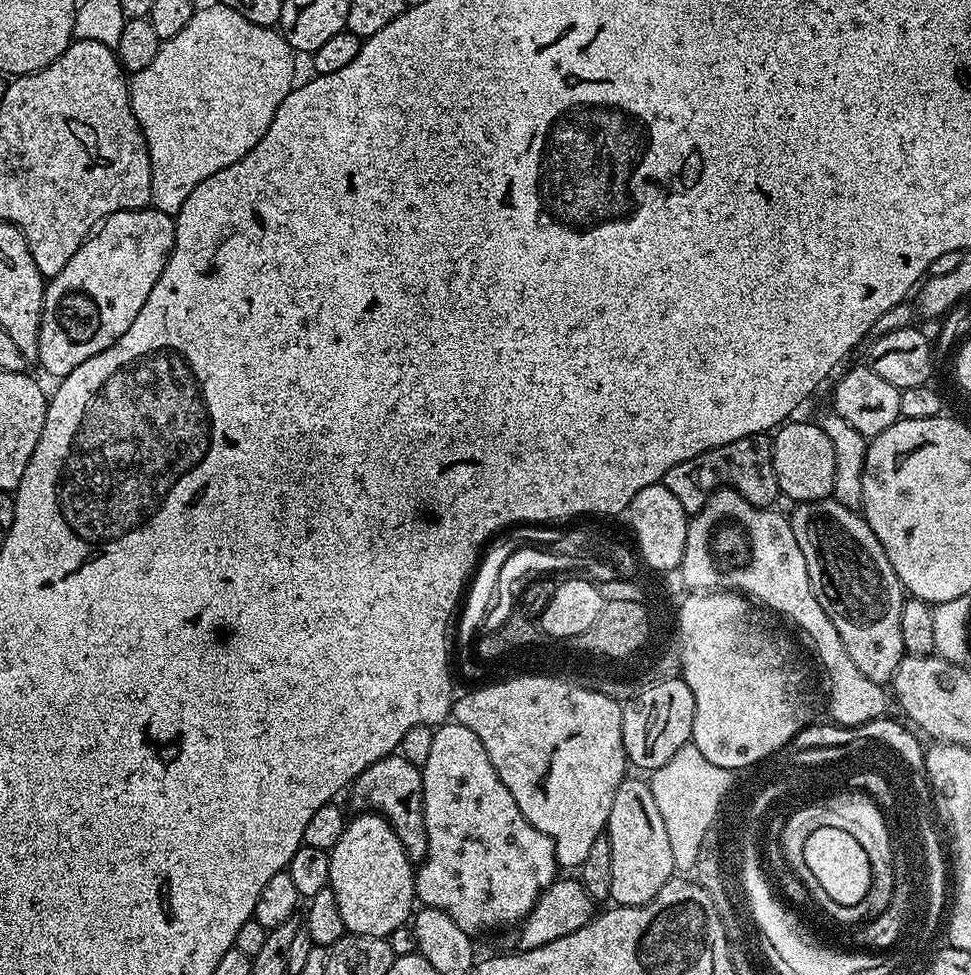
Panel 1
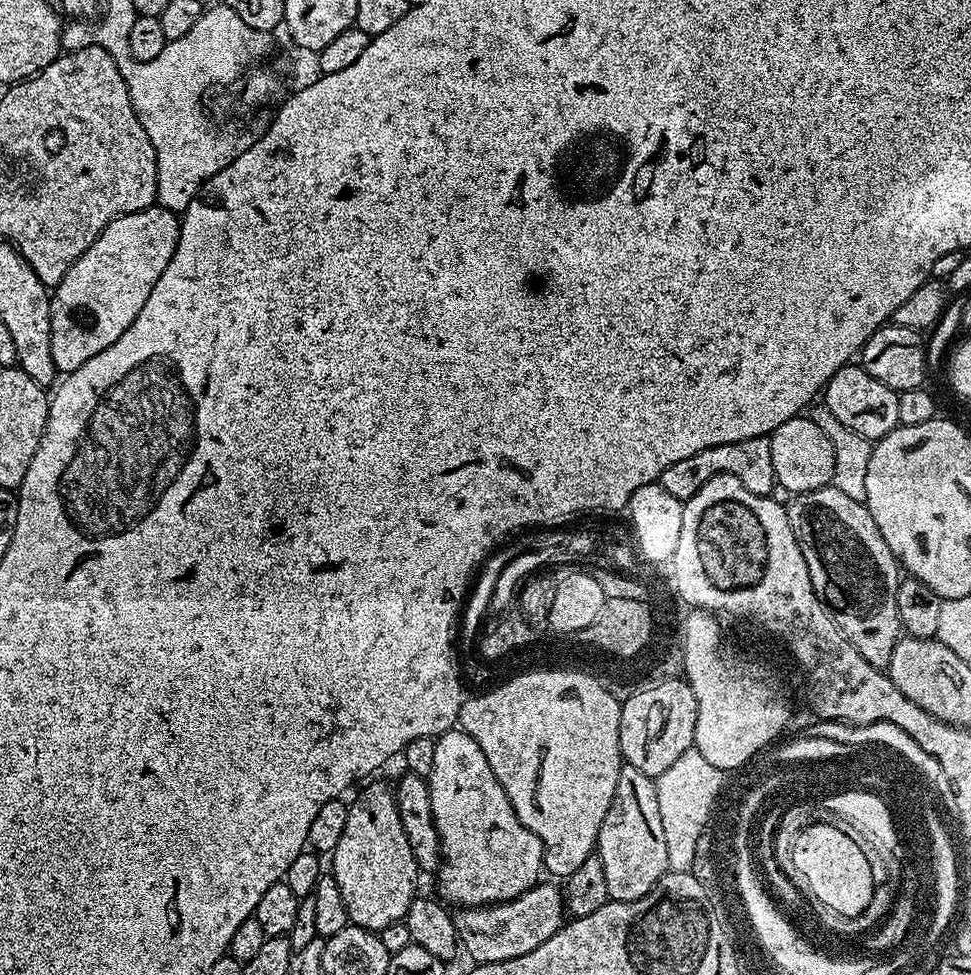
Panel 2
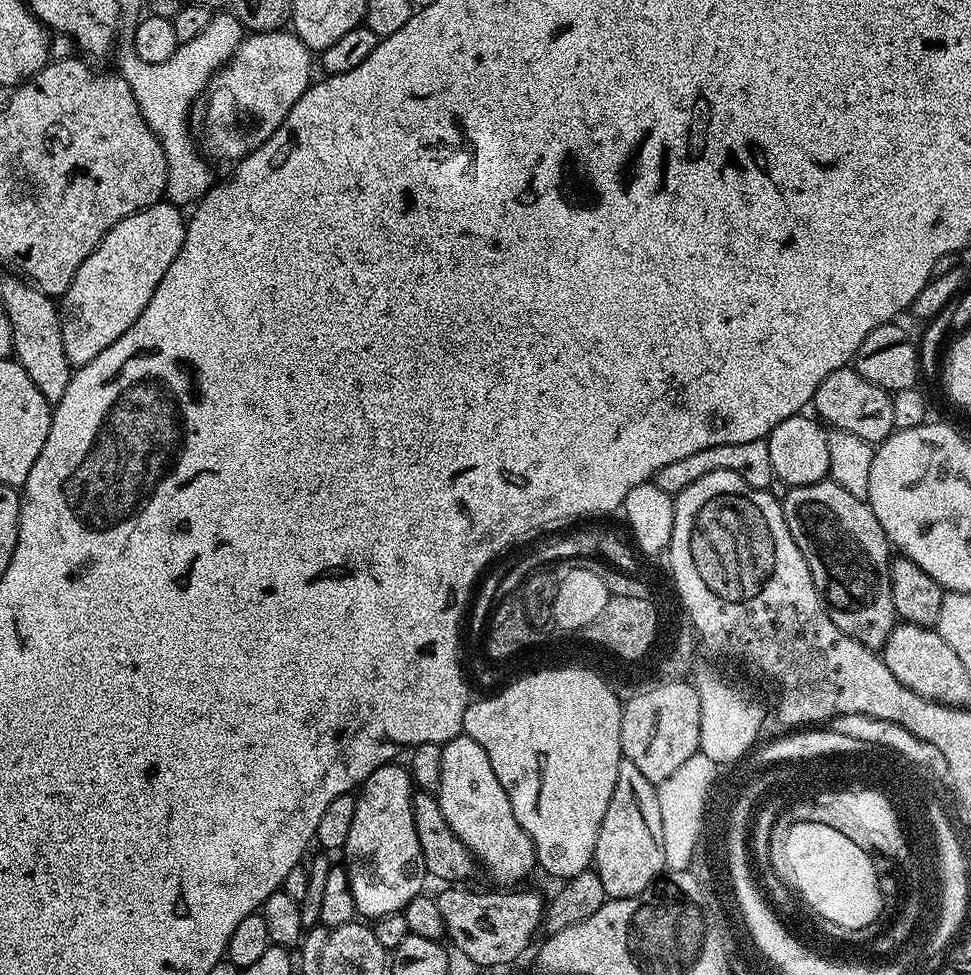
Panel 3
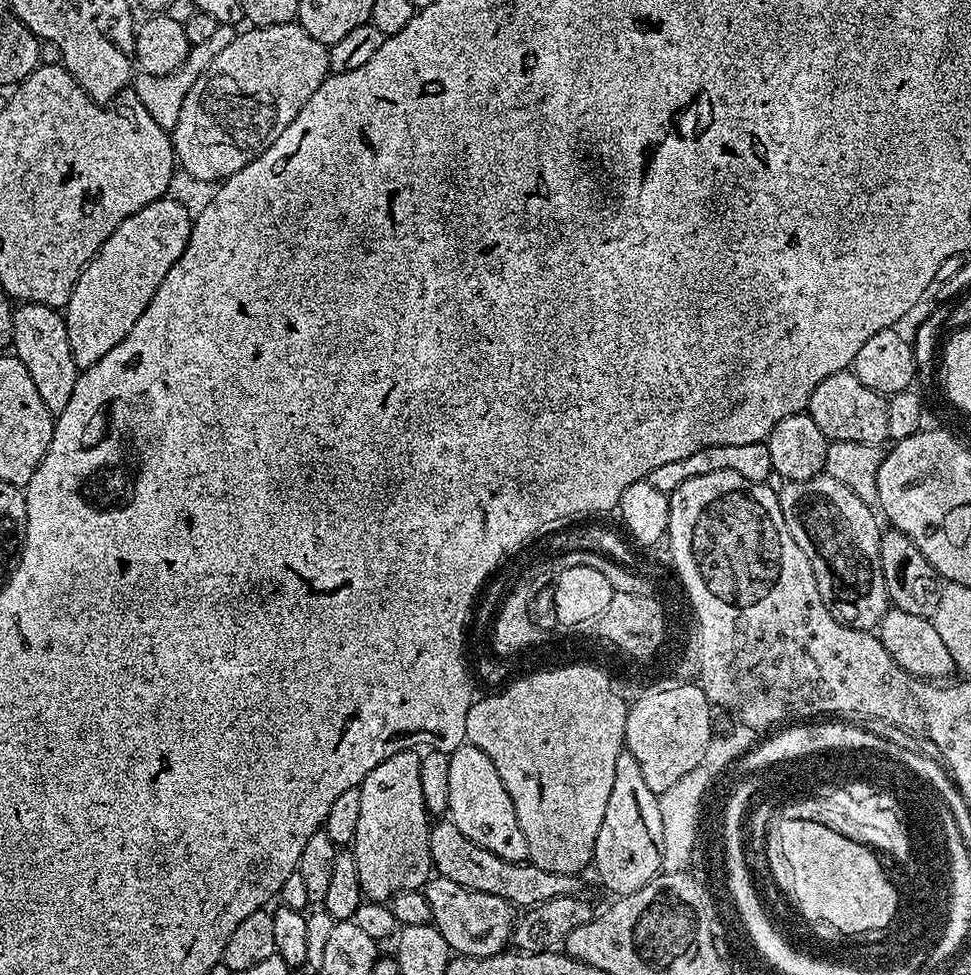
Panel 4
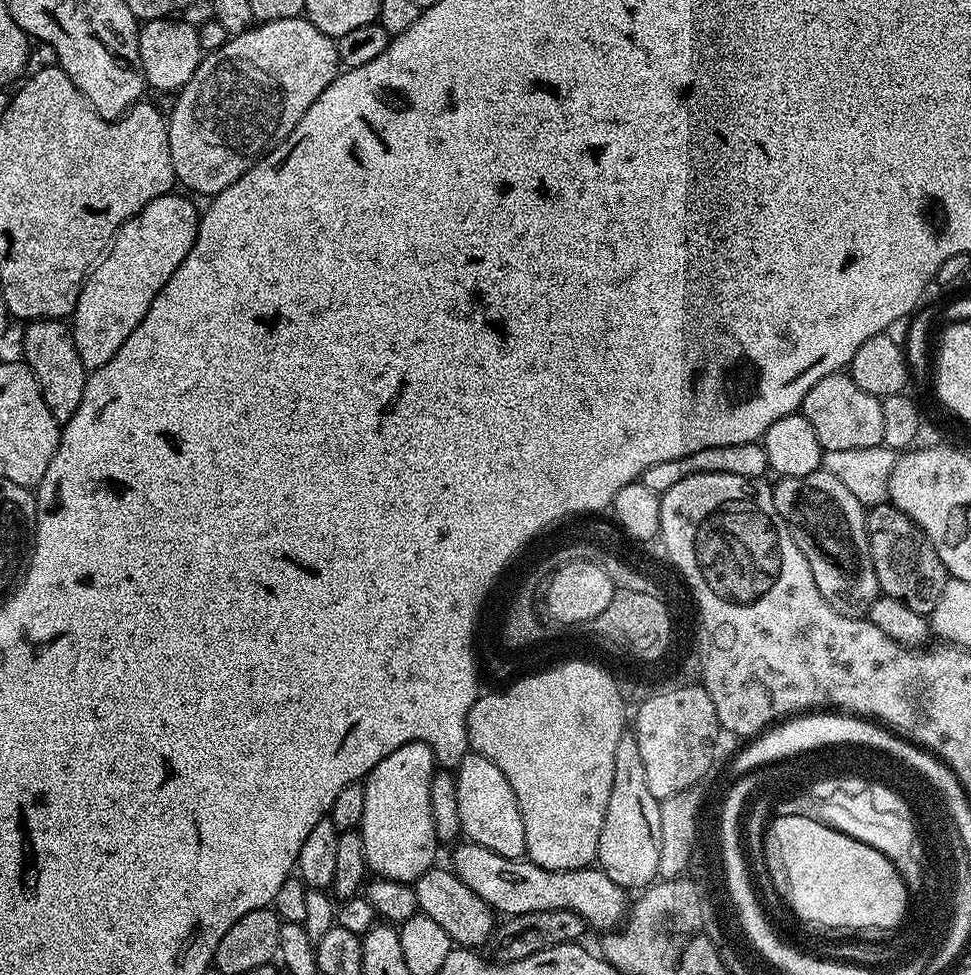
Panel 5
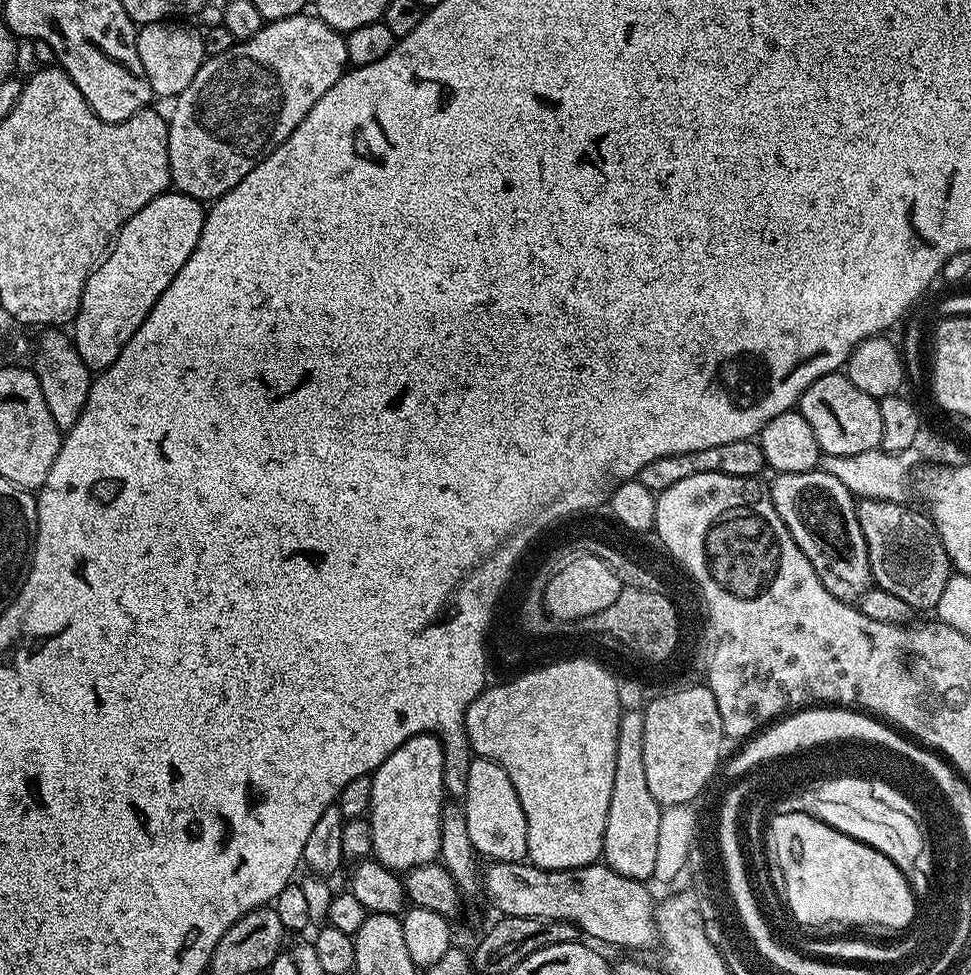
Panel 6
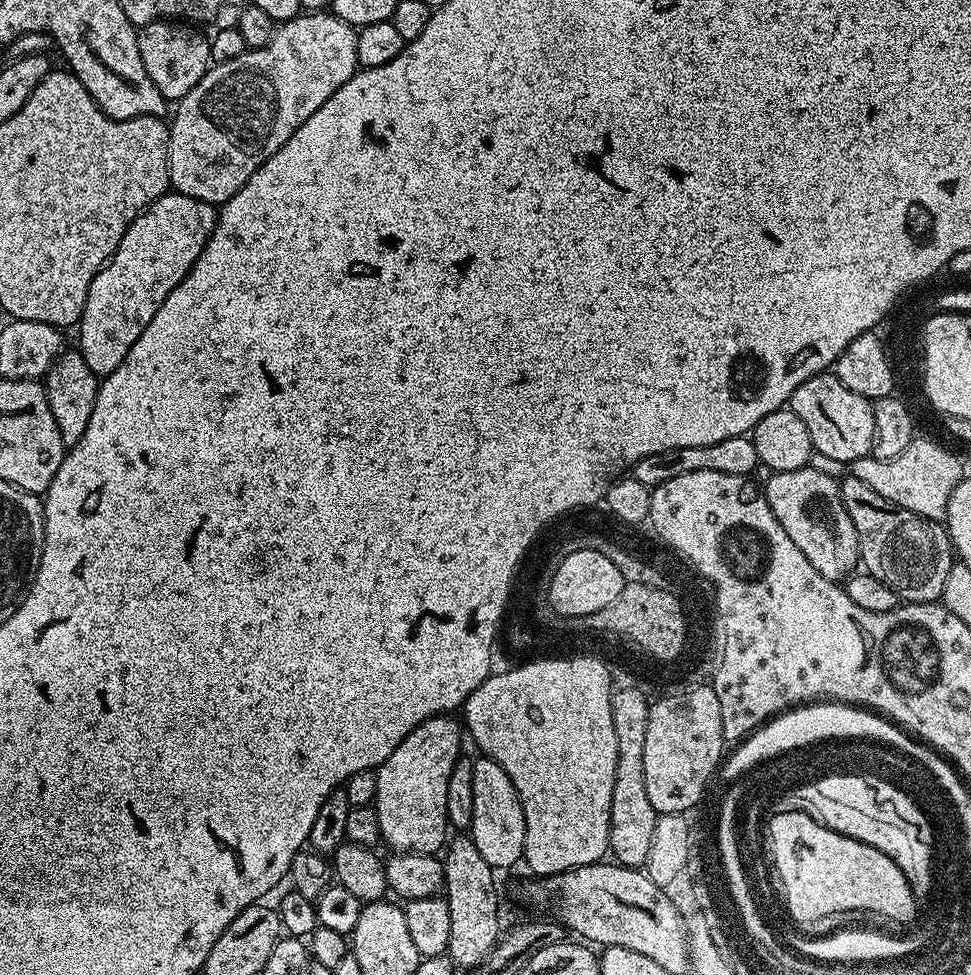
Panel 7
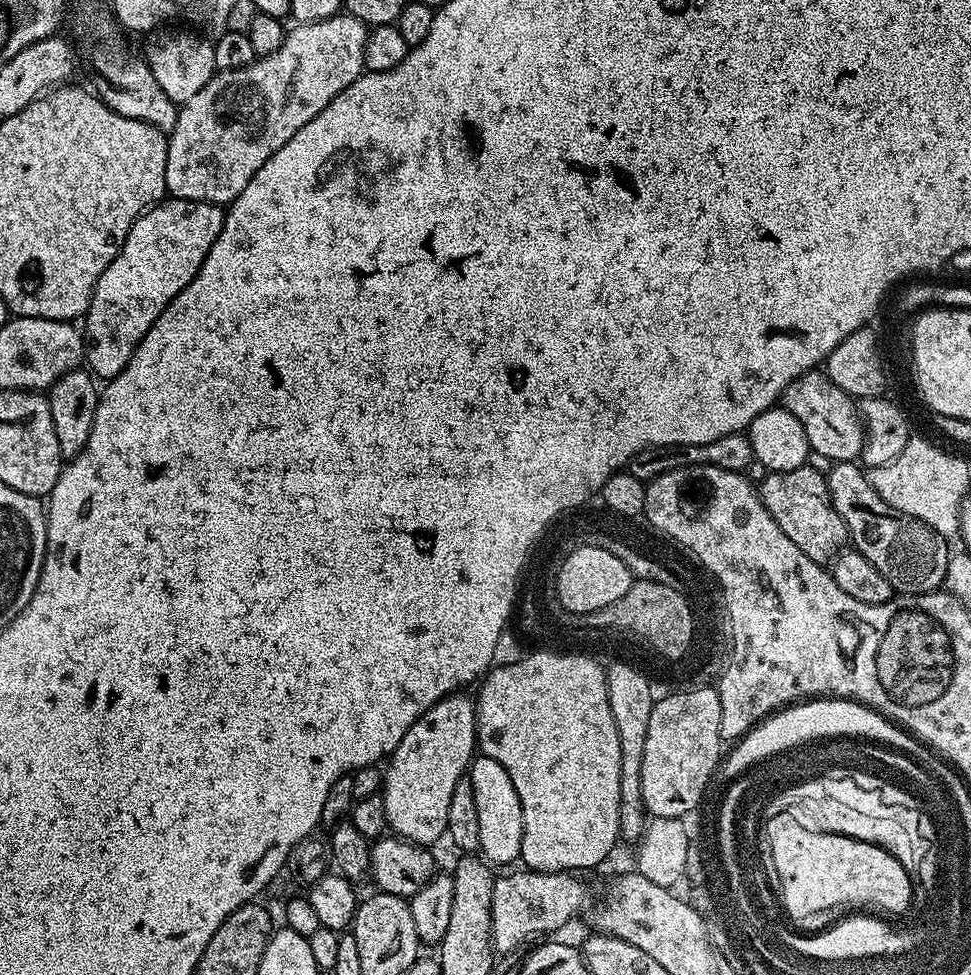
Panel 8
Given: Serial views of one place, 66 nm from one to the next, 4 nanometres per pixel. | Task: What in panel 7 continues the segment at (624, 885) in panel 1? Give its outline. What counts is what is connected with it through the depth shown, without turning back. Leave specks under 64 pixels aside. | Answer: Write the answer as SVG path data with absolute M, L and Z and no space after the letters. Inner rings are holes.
M620 686L612 693L612 717L614 739L618 742L618 766L614 766L614 798L610 798L610 838L608 846L615 863L628 868L643 869L650 854L650 838L654 838L654 826L658 813L650 806L646 795L646 722L650 700L635 686Z

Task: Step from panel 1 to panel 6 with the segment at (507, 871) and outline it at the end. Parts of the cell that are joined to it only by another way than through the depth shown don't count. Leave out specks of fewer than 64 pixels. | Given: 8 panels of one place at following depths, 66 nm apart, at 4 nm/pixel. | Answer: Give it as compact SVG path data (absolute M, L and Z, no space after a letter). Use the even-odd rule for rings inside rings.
M472 759L462 807L466 830L470 830L470 842L481 857L489 856L489 861L505 864L521 862L527 857L526 814L522 814L522 802L518 802L514 782L506 778L506 770L502 770L502 766L489 760Z

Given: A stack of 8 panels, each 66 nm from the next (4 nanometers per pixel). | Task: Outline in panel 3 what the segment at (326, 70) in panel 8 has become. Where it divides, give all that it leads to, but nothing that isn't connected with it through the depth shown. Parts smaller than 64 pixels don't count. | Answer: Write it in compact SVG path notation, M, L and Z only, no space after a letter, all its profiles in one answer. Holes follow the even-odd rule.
M291 30L274 32L254 32L245 35L235 54L224 63L208 80L203 92L192 103L190 113L190 131L197 148L209 161L232 160L239 162L249 156L256 148L263 148L264 143L282 126L286 114L302 98L302 94L313 83L312 64L314 68L314 53L311 48L296 37Z

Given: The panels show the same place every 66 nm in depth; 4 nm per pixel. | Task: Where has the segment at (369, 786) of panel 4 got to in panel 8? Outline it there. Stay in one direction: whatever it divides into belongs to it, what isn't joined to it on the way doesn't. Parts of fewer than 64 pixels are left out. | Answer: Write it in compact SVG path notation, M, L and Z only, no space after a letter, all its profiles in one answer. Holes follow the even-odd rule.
M453 694L430 706L430 710L422 713L414 722L414 726L406 730L398 746L387 757L388 769L385 767L382 772L386 822L399 839L408 840L411 844L432 846L439 836L443 837L447 833L454 786L458 786L458 782L465 779L477 751L476 706L471 695L464 695L468 694Z

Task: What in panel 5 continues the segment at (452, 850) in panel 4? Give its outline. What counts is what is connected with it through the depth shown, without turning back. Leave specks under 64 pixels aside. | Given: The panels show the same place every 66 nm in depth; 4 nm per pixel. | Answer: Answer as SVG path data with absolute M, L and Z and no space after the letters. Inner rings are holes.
M457 843L451 849L451 871L456 873L457 878L470 891L478 894L478 898L485 900L493 913L501 917L542 910L570 910L582 917L589 929L611 930L623 921L629 911L630 900L629 897L624 897L627 896L625 889L610 882L608 875L600 871L599 867L552 872L548 868L539 868L533 860L527 858L511 860L502 854L491 852L481 844L463 843Z

